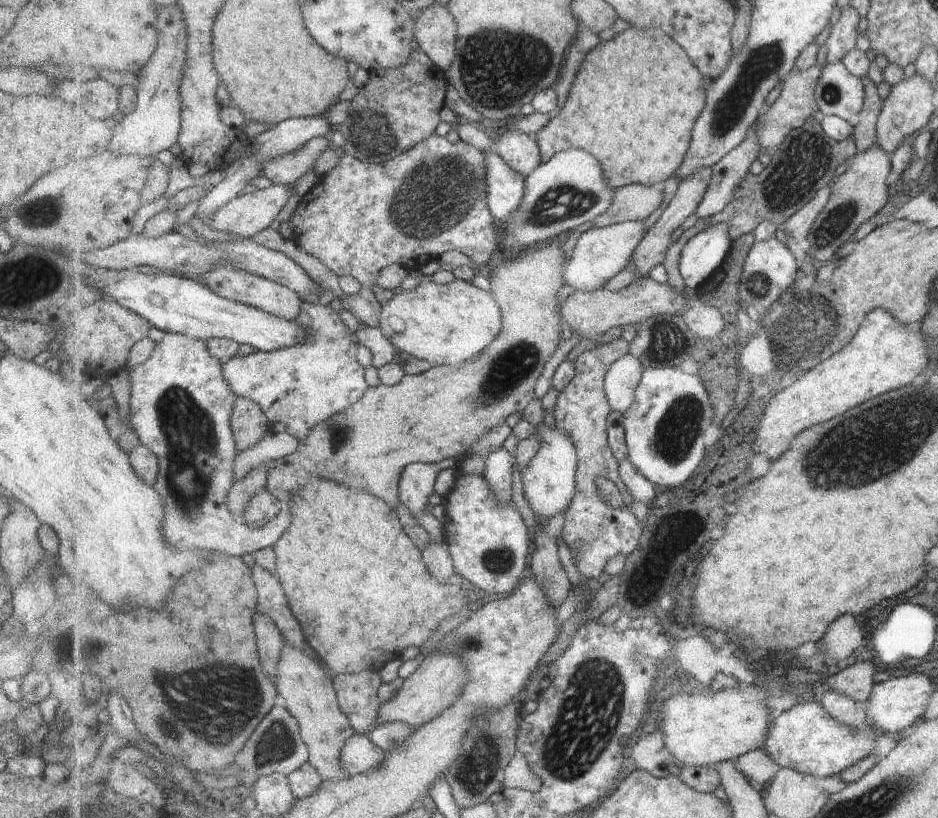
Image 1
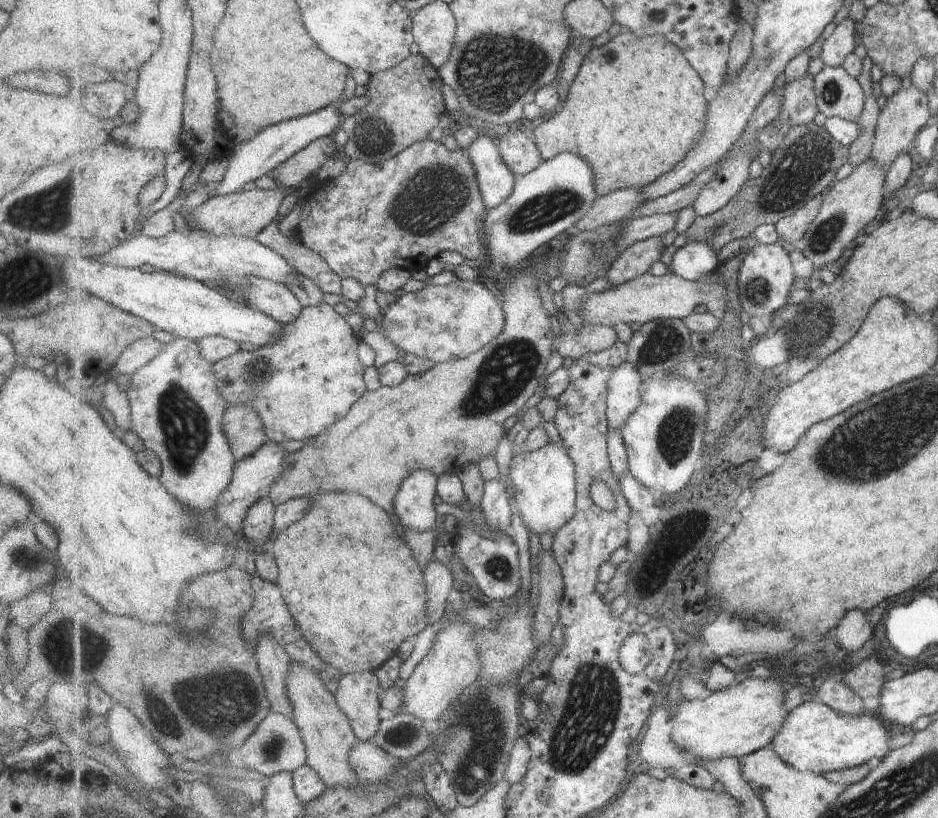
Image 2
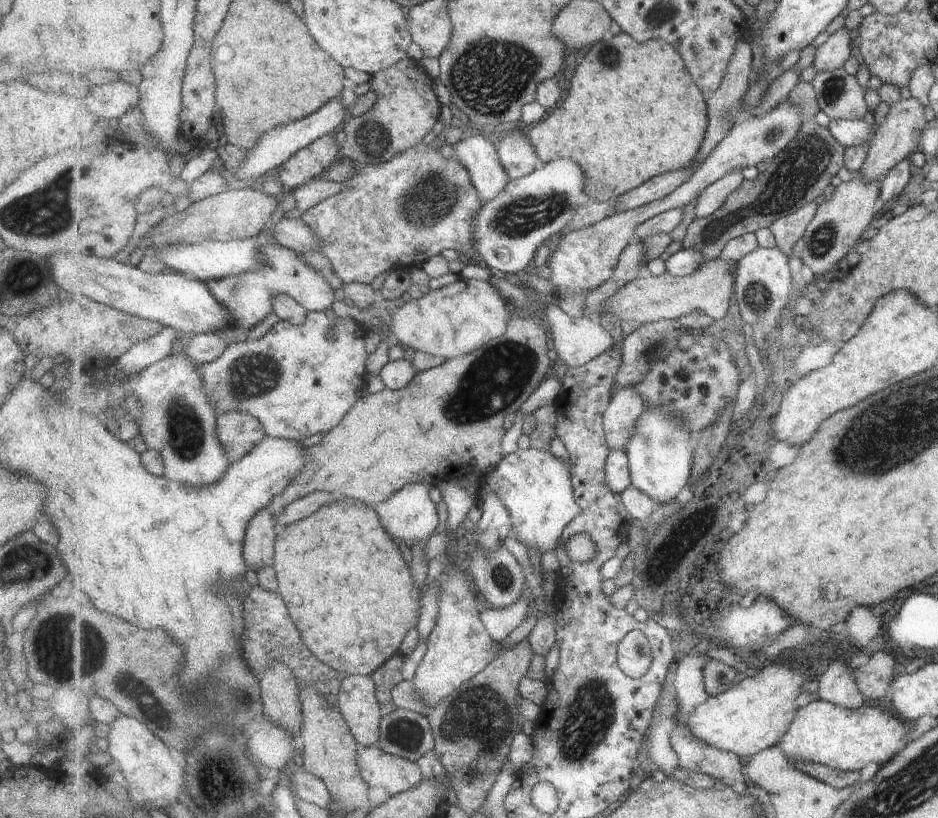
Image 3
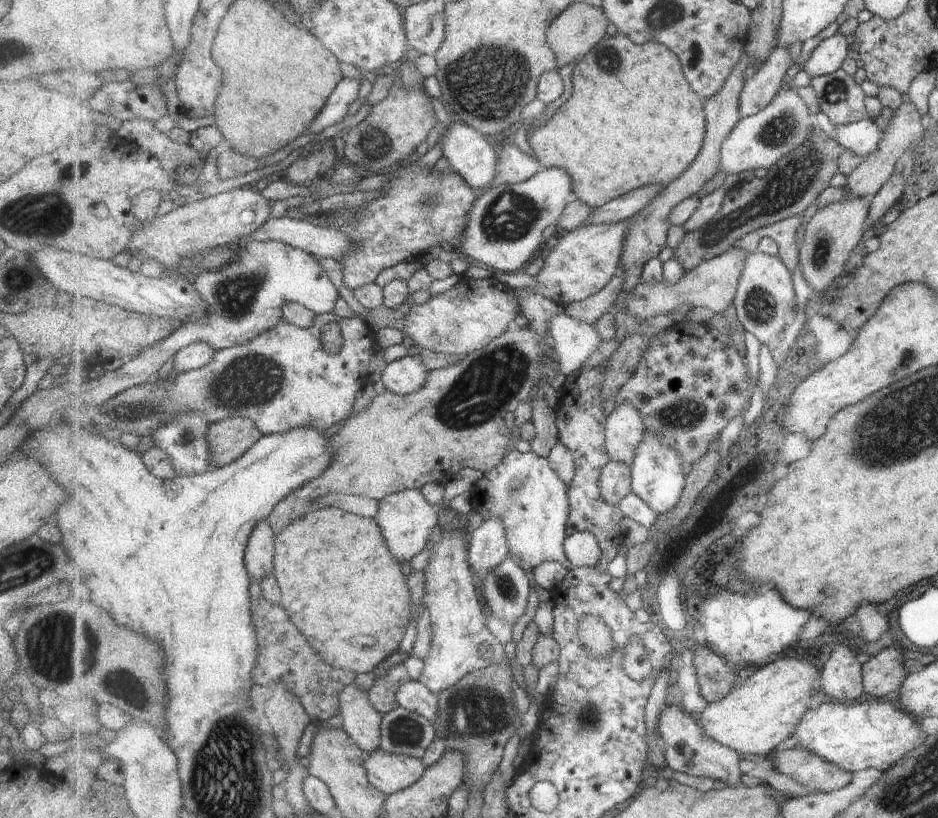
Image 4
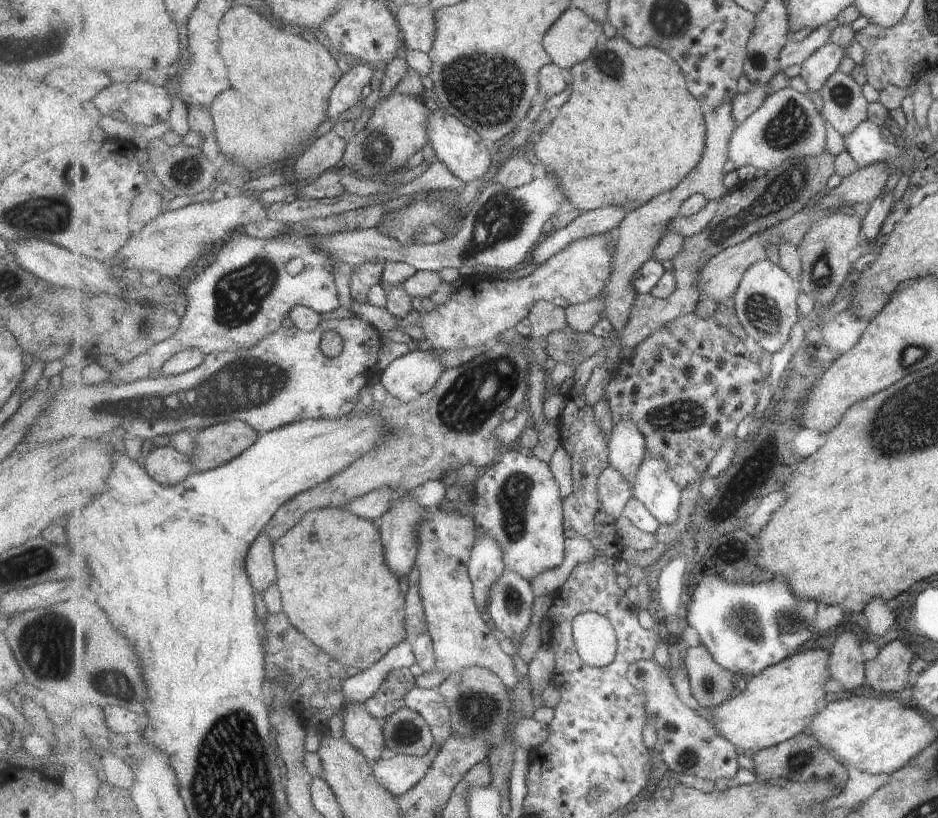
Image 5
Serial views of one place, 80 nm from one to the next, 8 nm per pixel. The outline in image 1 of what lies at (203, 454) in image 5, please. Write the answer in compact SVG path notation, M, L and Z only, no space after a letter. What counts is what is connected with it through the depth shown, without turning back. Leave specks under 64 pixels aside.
M238 397L231 424L239 452L253 448L271 431L263 409L254 400L245 397Z

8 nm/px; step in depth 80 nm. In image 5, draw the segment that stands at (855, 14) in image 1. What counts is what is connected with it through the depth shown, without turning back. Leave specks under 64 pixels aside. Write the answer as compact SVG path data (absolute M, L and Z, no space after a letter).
M829 42L800 66L799 74L809 91L820 93L827 81L840 70L844 49L841 45Z

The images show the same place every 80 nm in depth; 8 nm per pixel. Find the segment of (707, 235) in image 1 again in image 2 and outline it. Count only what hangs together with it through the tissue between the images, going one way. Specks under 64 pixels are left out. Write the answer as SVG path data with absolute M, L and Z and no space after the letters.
M708 242L688 243L675 253L671 268L684 279L696 281L716 270L721 262L718 256Z

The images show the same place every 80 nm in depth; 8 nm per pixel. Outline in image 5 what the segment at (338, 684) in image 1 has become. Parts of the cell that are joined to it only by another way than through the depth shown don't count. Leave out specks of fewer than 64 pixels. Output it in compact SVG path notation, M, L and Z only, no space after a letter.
M363 704L345 705L343 738L358 748L369 760L381 759L386 746L384 728L373 718Z

